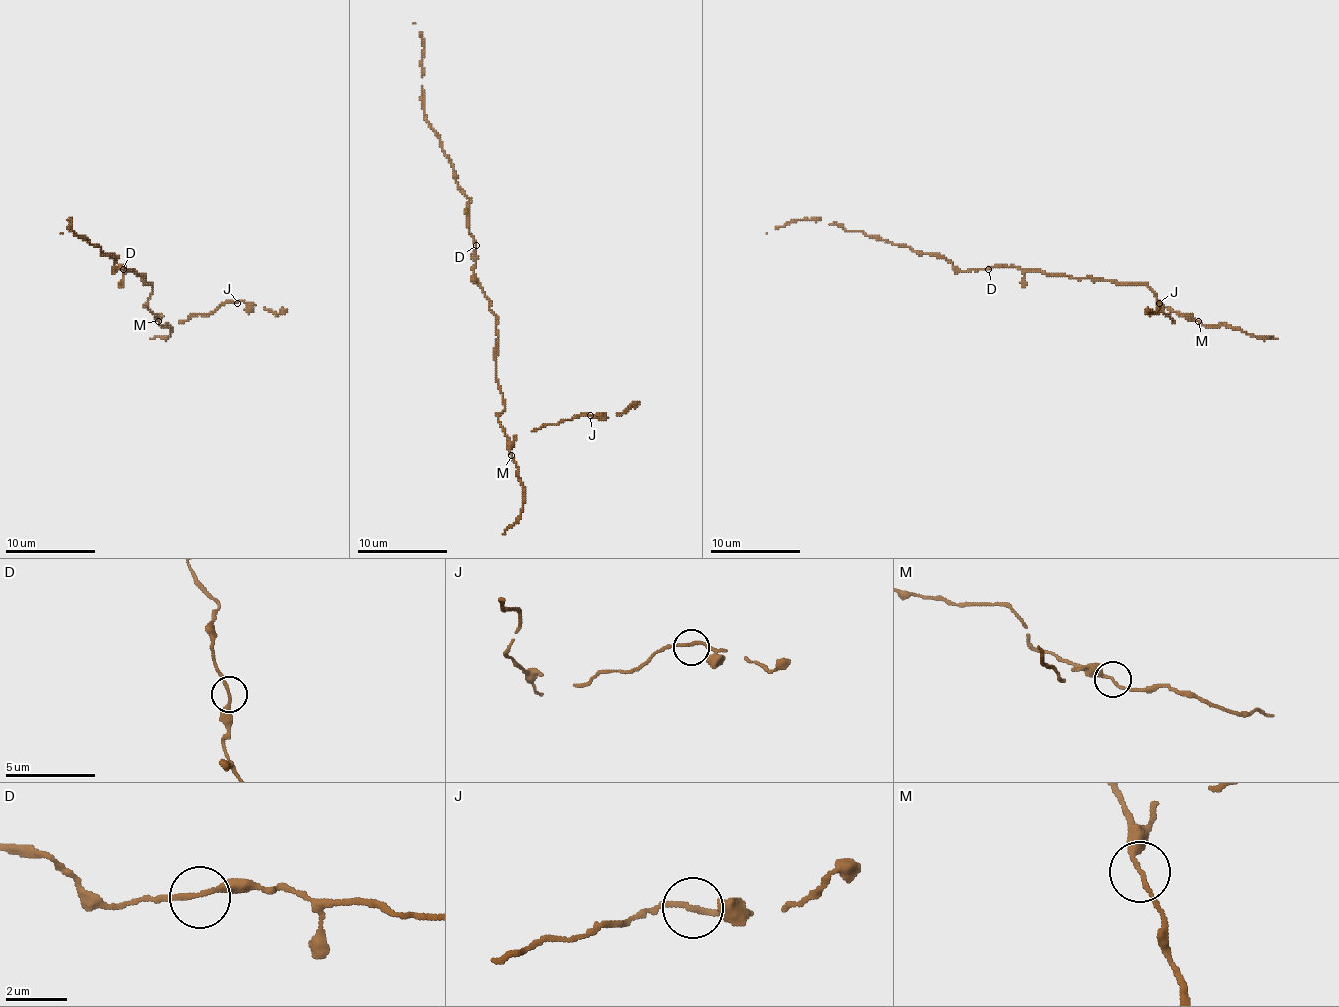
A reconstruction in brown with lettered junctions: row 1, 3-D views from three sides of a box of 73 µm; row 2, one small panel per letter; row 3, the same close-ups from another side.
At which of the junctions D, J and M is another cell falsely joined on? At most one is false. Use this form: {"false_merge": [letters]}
{"false_merge": []}

